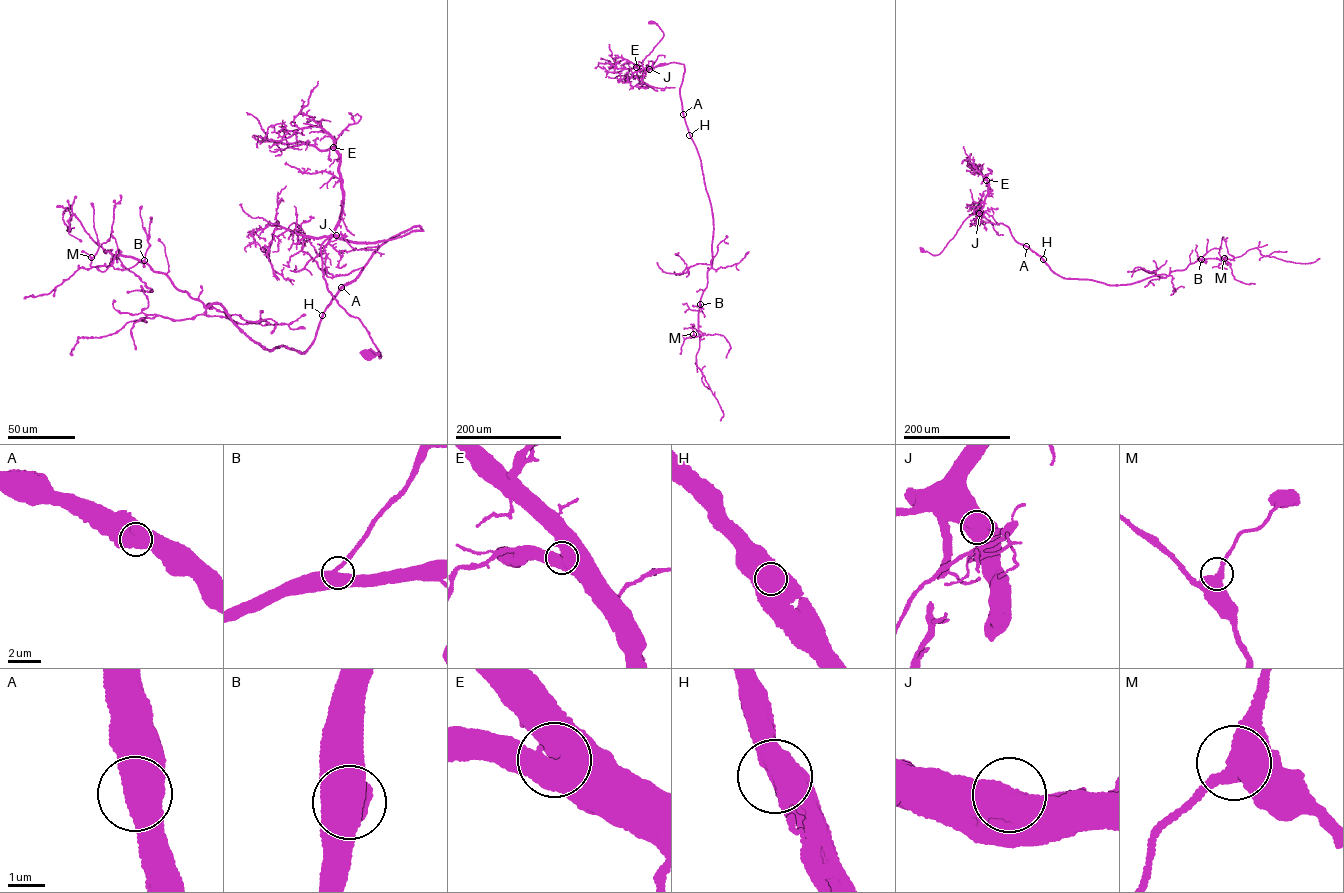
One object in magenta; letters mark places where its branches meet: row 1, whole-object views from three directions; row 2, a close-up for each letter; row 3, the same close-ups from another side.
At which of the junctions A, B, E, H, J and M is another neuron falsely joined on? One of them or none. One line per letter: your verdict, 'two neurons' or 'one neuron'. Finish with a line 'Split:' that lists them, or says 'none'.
A: one neuron
B: one neuron
E: one neuron
H: one neuron
J: one neuron
M: one neuron
Split: none

